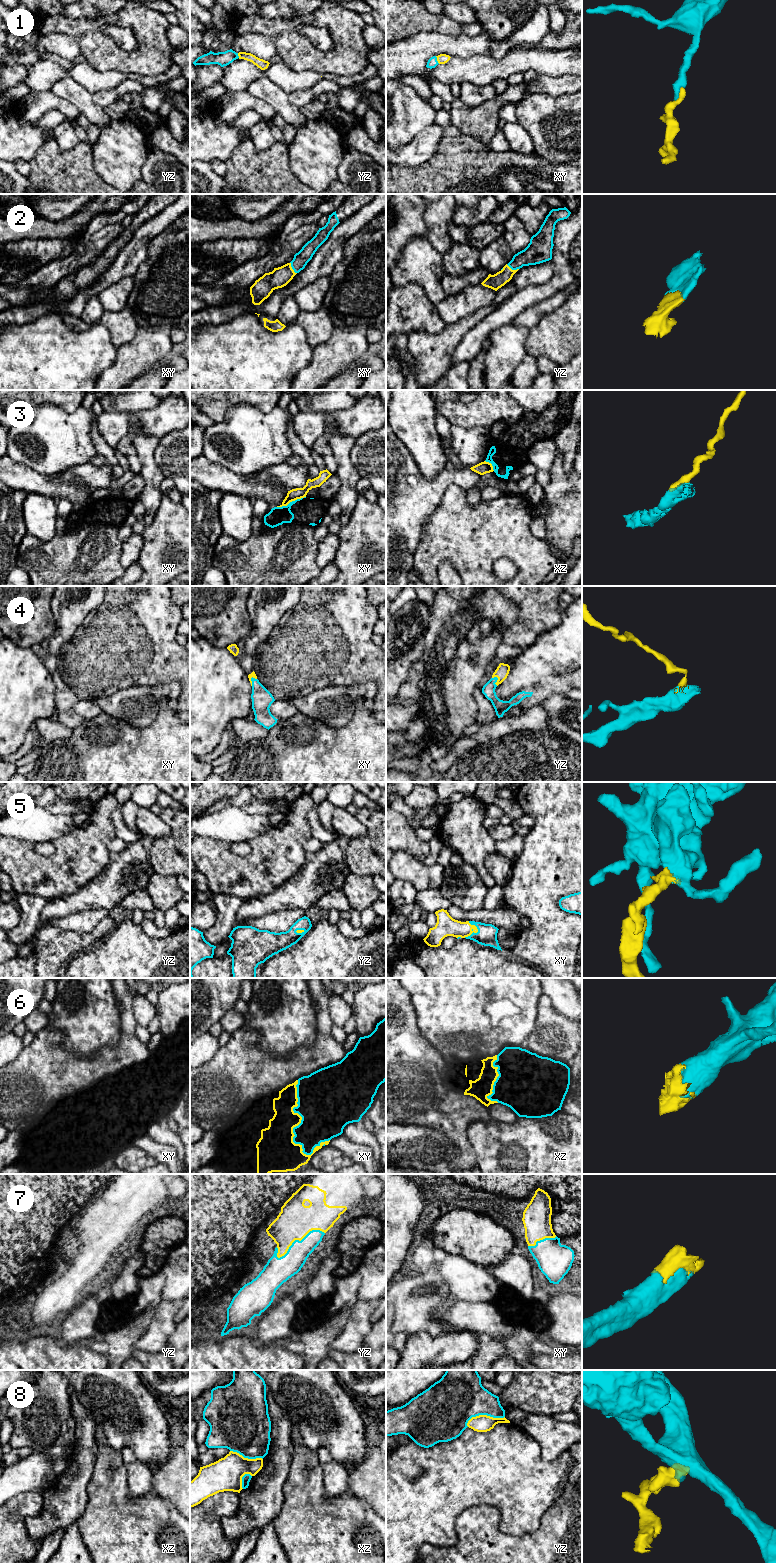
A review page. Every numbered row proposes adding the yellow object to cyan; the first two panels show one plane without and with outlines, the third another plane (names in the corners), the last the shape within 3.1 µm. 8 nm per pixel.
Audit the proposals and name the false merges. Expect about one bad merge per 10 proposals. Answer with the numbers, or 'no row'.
3, 8

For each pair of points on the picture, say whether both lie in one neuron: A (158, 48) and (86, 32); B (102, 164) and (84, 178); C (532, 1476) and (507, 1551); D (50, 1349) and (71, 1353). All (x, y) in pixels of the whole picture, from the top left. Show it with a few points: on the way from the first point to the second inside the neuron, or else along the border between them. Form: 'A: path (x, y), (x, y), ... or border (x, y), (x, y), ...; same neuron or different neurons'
A: path (140, 57), (111, 57), (104, 50); same neuron
B: border (92, 147), (93, 169), (106, 183); different neurons
C: border (500, 1515), (504, 1533), (535, 1531); different neurons
D: path (55, 1353), (66, 1353); same neuron

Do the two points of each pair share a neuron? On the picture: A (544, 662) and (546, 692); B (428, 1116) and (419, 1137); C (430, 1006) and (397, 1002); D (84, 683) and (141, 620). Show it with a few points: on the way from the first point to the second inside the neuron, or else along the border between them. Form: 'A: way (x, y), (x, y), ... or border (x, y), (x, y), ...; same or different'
A: border (567, 674), (553, 676), (545, 683), (523, 691); different
B: border (411, 1123), (434, 1127), (445, 1136); different
C: border (404, 988), (410, 995), (416, 1022), (419, 1027); different
D: way (98, 667), (129, 636); same

